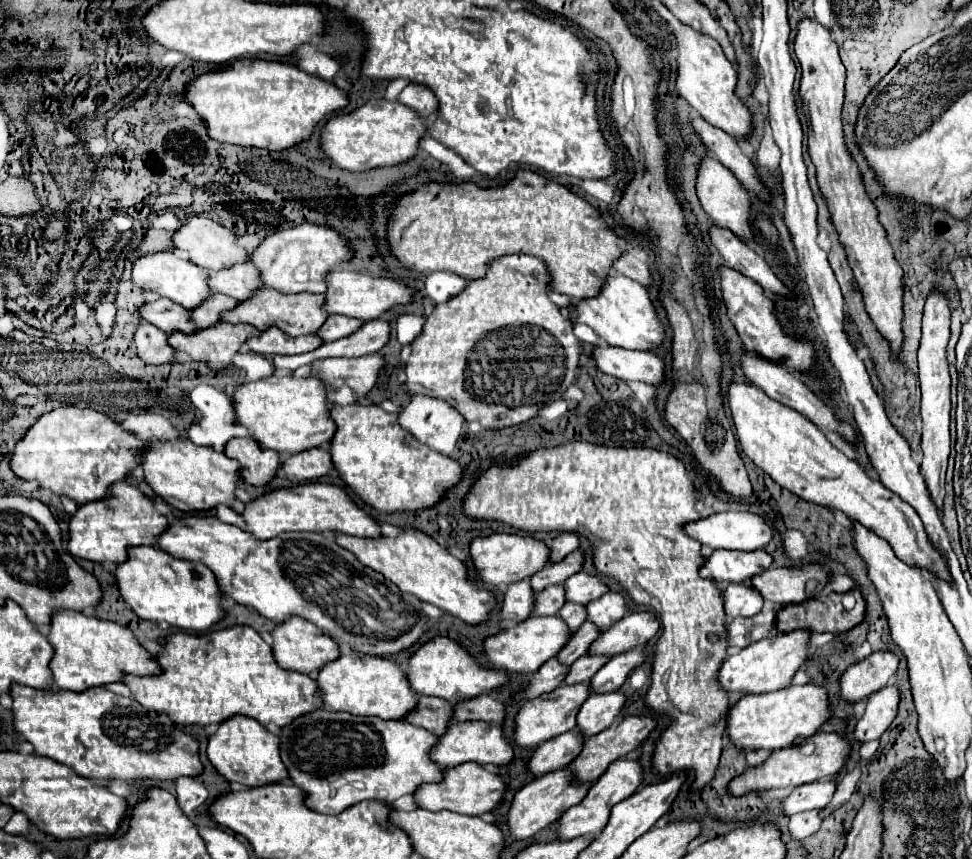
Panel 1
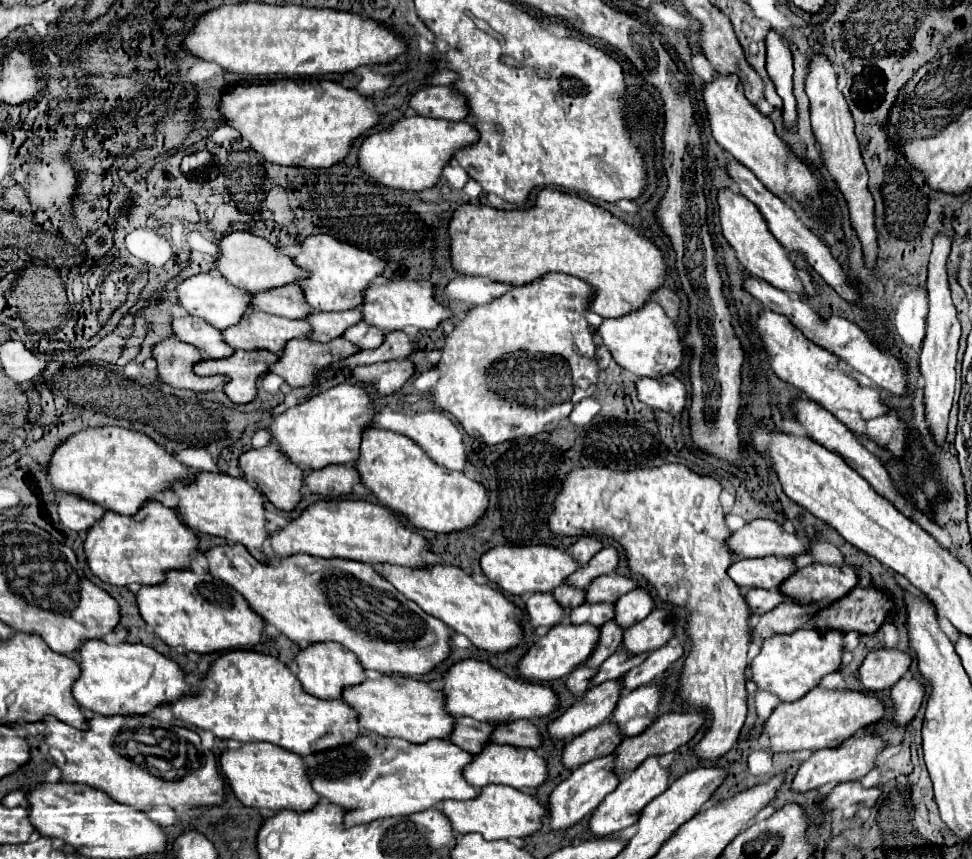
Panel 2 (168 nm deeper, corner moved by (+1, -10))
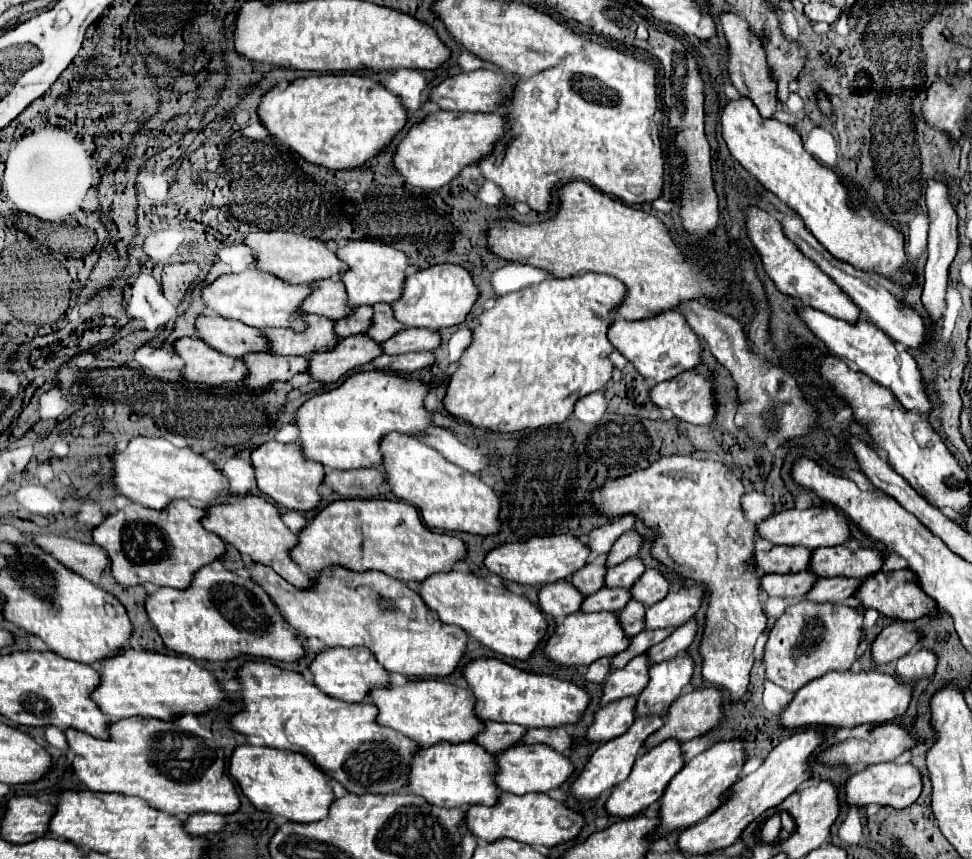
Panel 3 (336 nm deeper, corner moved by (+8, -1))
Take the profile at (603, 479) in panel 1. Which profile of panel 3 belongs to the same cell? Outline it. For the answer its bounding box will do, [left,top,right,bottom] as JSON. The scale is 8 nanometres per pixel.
[591,455,767,701]

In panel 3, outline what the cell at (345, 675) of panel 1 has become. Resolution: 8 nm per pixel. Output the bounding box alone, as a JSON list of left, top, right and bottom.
[367,679,481,747]

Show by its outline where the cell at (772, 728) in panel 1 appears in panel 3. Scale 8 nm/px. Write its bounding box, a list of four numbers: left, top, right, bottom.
[779,671,913,729]

